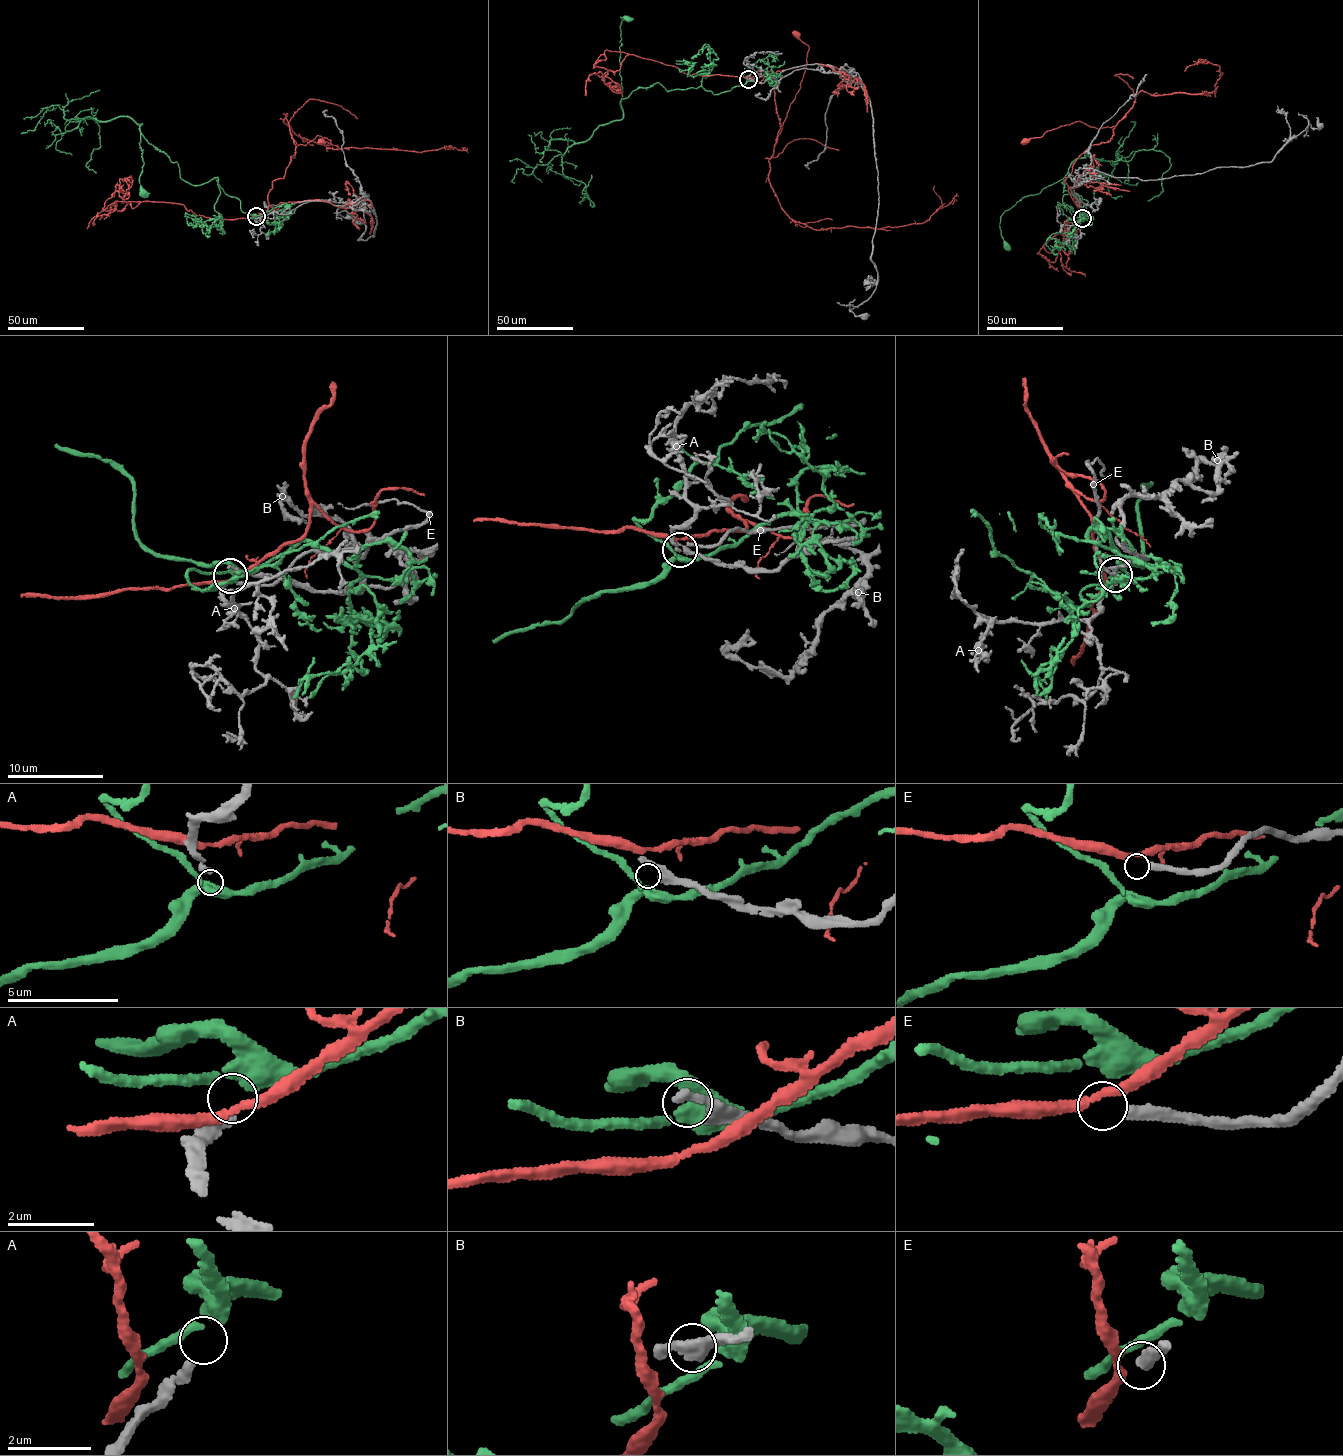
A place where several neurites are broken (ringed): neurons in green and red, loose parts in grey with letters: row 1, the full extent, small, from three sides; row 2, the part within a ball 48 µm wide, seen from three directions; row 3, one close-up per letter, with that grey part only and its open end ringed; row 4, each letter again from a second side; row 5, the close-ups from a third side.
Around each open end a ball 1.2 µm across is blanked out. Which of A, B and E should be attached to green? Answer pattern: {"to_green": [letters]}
{"to_green": ["A"]}

